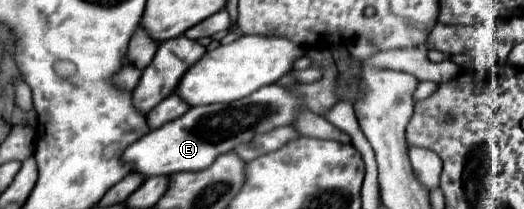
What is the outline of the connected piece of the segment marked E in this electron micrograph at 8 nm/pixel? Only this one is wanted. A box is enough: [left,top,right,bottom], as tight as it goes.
[122,84,302,178]

